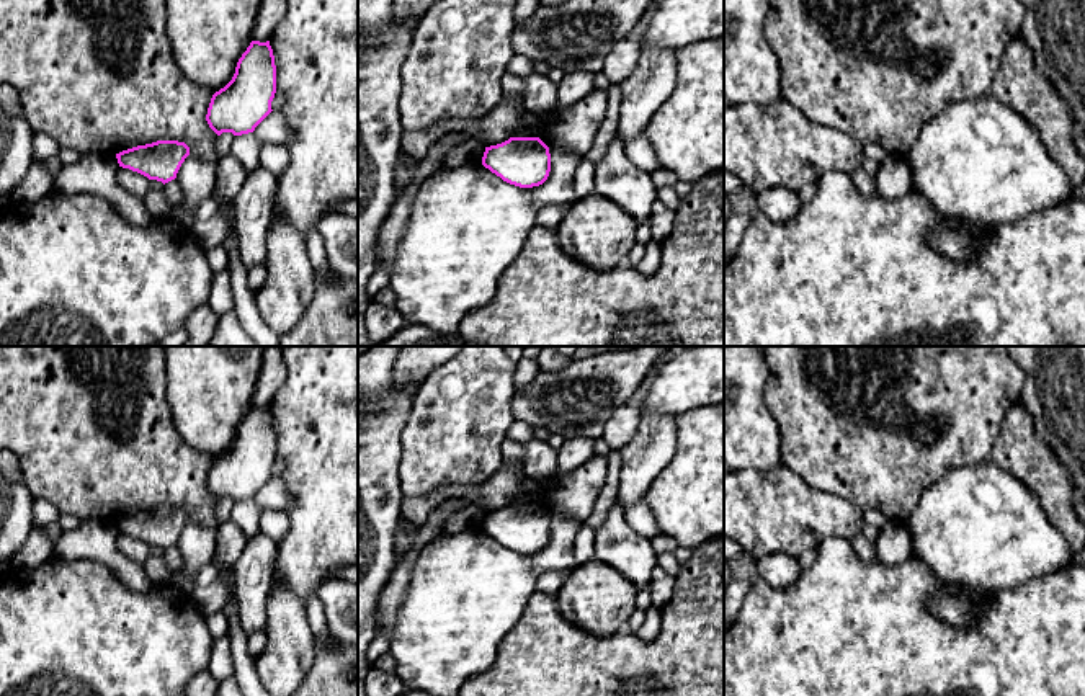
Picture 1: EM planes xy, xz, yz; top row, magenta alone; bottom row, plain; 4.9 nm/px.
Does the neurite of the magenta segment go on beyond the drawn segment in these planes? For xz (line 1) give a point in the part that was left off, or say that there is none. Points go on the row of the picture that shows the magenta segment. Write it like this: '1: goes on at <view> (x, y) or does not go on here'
1: does not go on here

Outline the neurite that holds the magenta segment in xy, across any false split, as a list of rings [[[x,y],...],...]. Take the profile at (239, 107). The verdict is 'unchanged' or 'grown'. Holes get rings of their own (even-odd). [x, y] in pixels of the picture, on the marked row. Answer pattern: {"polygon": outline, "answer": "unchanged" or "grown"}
{"polygon": [[[252,41],[237,62],[232,80],[211,98],[206,121],[221,136],[242,136],[273,111],[276,65],[270,41]]], "answer": "unchanged"}

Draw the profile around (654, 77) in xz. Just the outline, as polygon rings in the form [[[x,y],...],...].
[[[655,44],[641,46],[632,74],[621,82],[618,134],[624,144],[645,132],[654,113],[670,98],[678,80],[675,51]]]

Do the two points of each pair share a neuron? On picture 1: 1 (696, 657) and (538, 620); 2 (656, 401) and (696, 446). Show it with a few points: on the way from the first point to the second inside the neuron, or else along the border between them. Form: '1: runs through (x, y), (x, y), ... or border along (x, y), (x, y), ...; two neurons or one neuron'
1: runs through (657, 657), (577, 657); one neuron
2: border along (706, 406), (687, 409), (675, 417); two neurons

